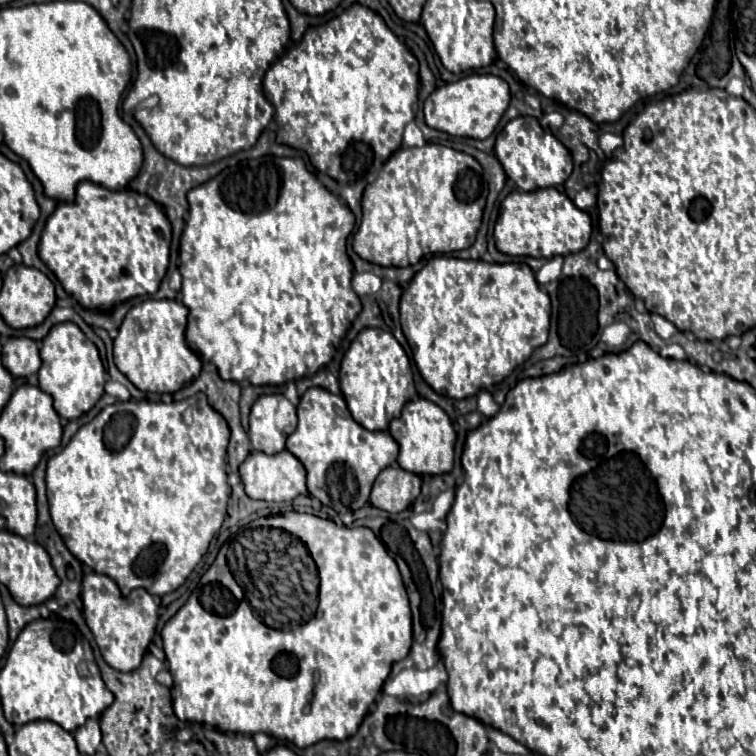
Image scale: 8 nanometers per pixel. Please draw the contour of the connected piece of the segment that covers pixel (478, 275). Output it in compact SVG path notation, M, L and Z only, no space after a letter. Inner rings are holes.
M438 255L412 277L408 289L402 293L400 323L424 381L438 395L464 399L504 381L534 349L548 341L550 299L526 263L486 263L480 259Z

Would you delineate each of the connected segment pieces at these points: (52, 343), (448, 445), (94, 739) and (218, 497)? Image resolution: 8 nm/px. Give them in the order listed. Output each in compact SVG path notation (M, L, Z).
M58 323L42 339L40 347L42 367L38 371L40 389L52 395L54 409L62 419L76 419L82 413L90 411L94 403L104 393L106 371L100 359L100 353L92 341L86 341L86 335L76 323Z
M416 399L404 405L402 415L392 419L390 423L390 435L400 445L398 463L402 469L416 473L416 475L442 475L452 471L454 463L454 443L456 443L456 431L450 423L450 417L442 407L428 399Z
M88 719L84 727L78 727L74 731L74 739L78 745L78 751L82 755L94 755L100 745L100 725L96 719Z
M196 393L182 401L172 403L154 403L154 401L118 401L114 405L104 407L90 423L82 425L72 441L56 453L46 467L46 487L48 487L48 503L50 503L50 515L54 521L56 531L64 539L70 553L82 561L84 565L92 567L96 573L104 573L112 577L122 595L128 595L132 589L144 587L152 595L164 595L174 589L178 589L186 577L192 573L192 569L198 565L202 555L208 551L208 545L216 531L222 527L222 521L226 517L226 505L228 505L228 483L226 483L226 447L230 439L230 427L226 419L208 405L208 399L204 393Z

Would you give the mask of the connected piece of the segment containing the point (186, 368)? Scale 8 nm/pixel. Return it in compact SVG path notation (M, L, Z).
M146 299L134 305L113 340L113 358L120 373L124 373L138 389L154 393L174 393L194 381L202 371L202 361L184 341L188 309L172 299Z

